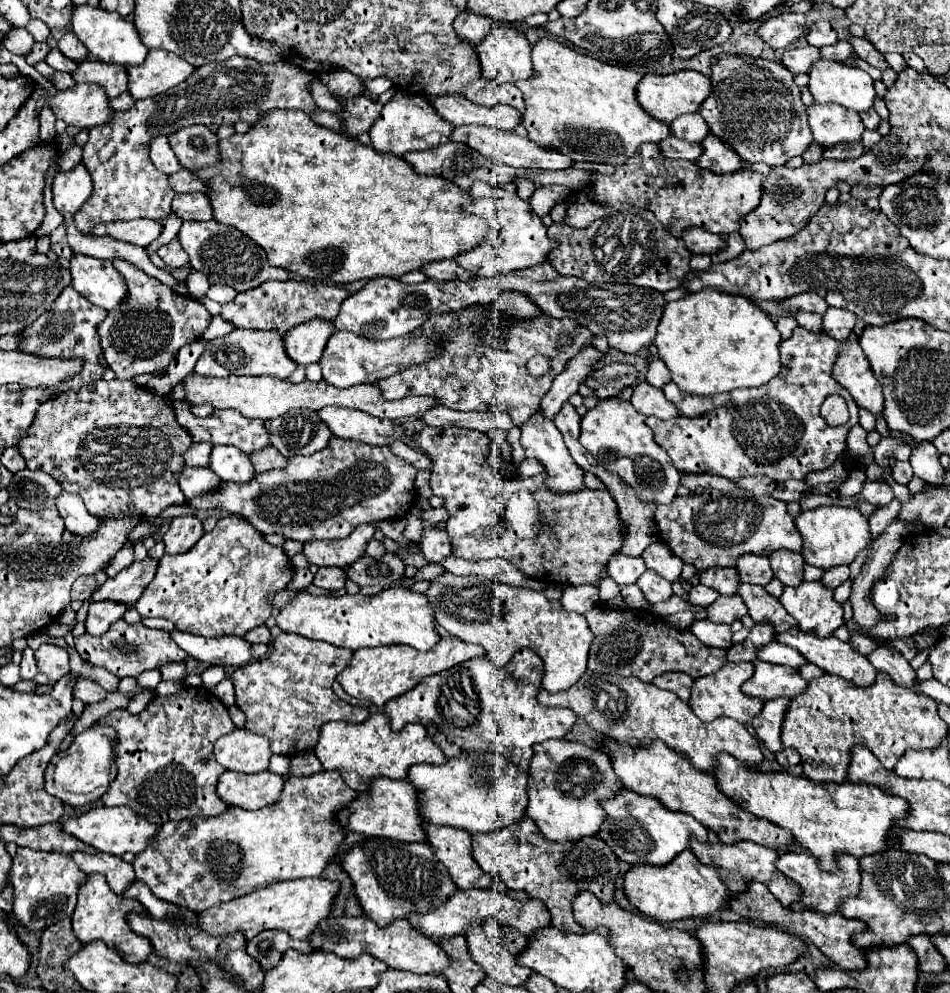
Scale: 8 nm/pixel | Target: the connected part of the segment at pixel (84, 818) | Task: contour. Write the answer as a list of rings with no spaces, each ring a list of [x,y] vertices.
[[[101,806],[101,808],[91,808],[89,812],[83,812],[77,818],[65,820],[63,830],[73,834],[75,838],[79,838],[81,842],[95,846],[101,852],[107,852],[113,856],[123,856],[125,852],[133,852],[133,854],[143,852],[147,848],[147,842],[151,842],[151,836],[155,836],[159,832],[159,826],[143,820],[141,814],[135,814],[127,806],[111,806],[111,808]]]

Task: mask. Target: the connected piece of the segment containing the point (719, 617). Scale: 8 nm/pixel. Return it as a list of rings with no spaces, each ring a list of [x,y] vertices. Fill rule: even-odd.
[[[719,596],[707,608],[707,620],[717,624],[733,624],[743,616],[747,616],[747,606],[739,596]]]

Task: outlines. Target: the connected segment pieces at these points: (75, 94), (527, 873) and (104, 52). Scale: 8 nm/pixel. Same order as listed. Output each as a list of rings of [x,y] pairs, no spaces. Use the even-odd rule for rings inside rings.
[[[77,84],[71,90],[57,92],[47,104],[59,120],[81,130],[103,126],[105,122],[111,122],[115,114],[109,106],[107,94],[103,94],[103,88],[95,84]]]
[[[521,818],[519,822],[515,822],[513,826],[507,826],[503,830],[497,830],[493,834],[473,834],[473,858],[477,860],[477,864],[489,872],[491,876],[499,876],[507,888],[511,890],[523,890],[527,892],[529,898],[539,898],[545,902],[545,906],[551,912],[551,924],[555,928],[563,928],[569,932],[579,932],[579,926],[573,918],[573,900],[579,892],[593,892],[601,902],[611,904],[613,896],[615,896],[615,884],[613,884],[613,876],[617,880],[619,874],[619,858],[617,854],[605,846],[605,842],[597,836],[589,836],[589,838],[577,838],[577,840],[563,840],[563,842],[551,842],[547,838],[543,838],[543,834],[539,834],[539,828],[535,826],[535,822],[531,818]]]
[[[77,6],[73,12],[73,32],[79,36],[79,40],[87,46],[89,54],[95,56],[101,62],[107,64],[119,64],[119,66],[139,66],[145,62],[149,48],[143,46],[139,32],[135,30],[133,22],[123,20],[115,12],[105,12],[101,8],[91,6]]]

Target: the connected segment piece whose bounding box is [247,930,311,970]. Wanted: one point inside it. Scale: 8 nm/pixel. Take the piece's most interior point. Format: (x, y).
(268, 948)

